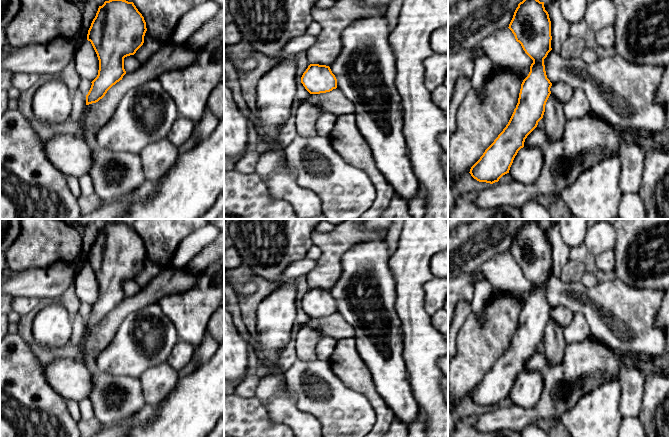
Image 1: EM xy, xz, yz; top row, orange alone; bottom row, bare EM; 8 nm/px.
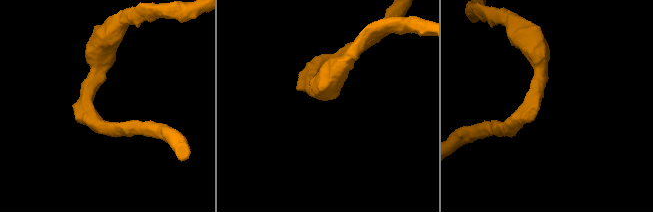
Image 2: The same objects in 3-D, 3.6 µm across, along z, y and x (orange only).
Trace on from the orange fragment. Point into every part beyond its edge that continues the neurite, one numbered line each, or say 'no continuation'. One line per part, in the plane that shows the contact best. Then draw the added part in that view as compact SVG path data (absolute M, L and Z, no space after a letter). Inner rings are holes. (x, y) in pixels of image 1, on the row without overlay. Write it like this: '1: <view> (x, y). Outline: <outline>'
no continuation

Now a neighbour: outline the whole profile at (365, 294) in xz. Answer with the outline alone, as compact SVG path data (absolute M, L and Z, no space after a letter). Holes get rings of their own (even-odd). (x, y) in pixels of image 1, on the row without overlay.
M387 234L373 241L361 243L347 251L341 259L342 273L330 291L337 303L337 312L353 327L356 348L360 358L366 363L373 377L375 389L393 411L395 418L409 426L419 415L403 358L400 319L395 308L395 280L389 267L389 259L394 252L388 249Z

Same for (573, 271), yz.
M570 259L563 266L559 278L564 283L575 283L581 281L585 272L586 272L585 266L581 261Z

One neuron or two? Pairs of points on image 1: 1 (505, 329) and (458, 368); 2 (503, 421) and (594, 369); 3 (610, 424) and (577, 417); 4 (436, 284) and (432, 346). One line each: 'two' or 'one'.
1: one
2: one
3: one
4: two

